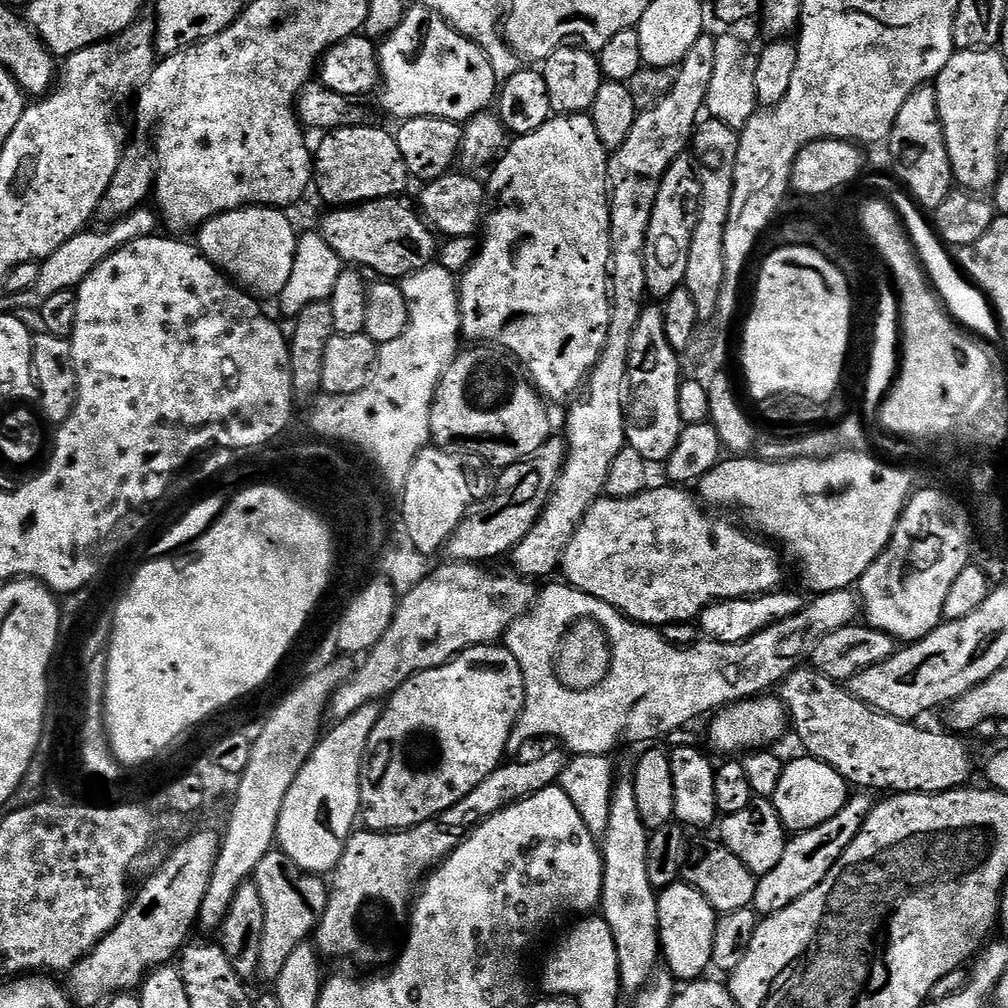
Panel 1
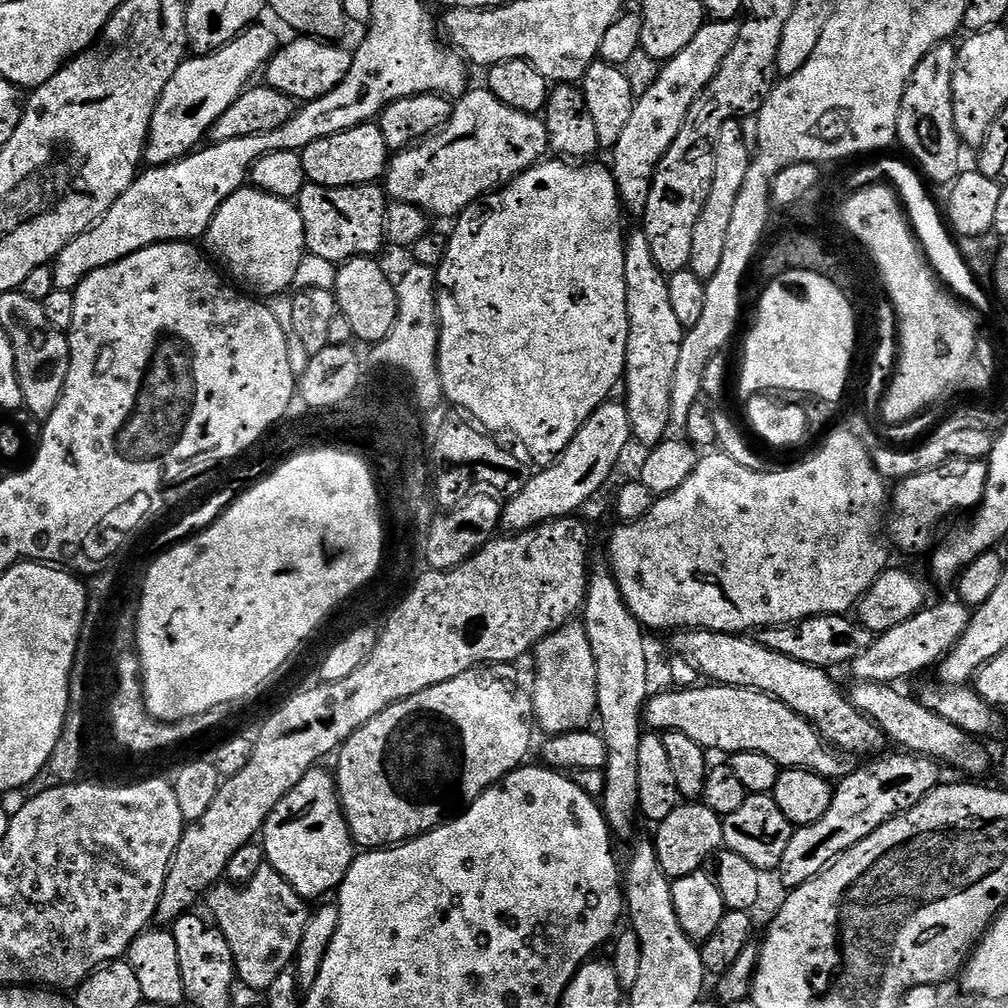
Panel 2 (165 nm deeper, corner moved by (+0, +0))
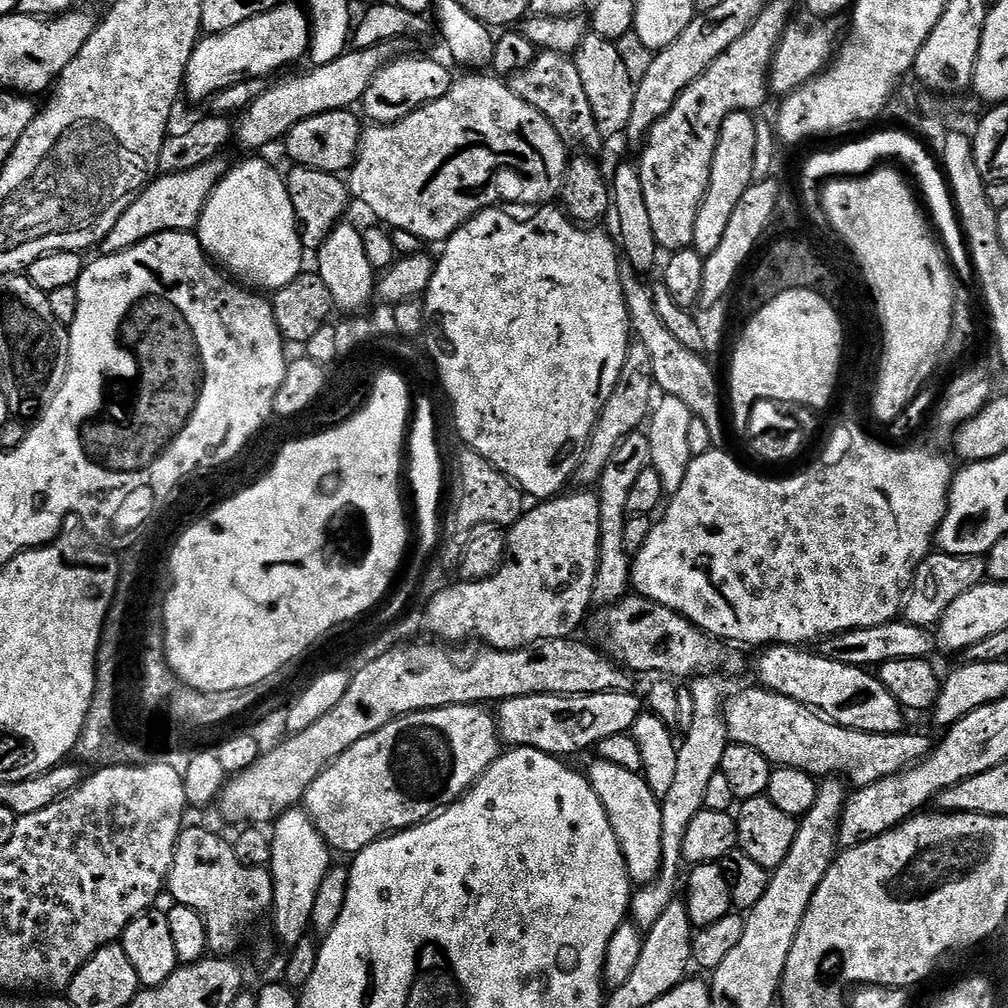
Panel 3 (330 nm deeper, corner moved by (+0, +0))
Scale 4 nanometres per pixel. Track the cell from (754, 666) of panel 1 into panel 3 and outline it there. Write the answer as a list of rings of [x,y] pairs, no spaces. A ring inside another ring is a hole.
[[[939,550],[933,551],[916,571],[916,577],[912,580],[912,586],[904,601],[902,619],[907,624],[913,624],[919,628],[931,629],[939,625],[940,619],[950,610],[955,600],[961,594],[966,594],[974,586],[985,583],[988,574],[988,561],[982,556],[955,556]]]

